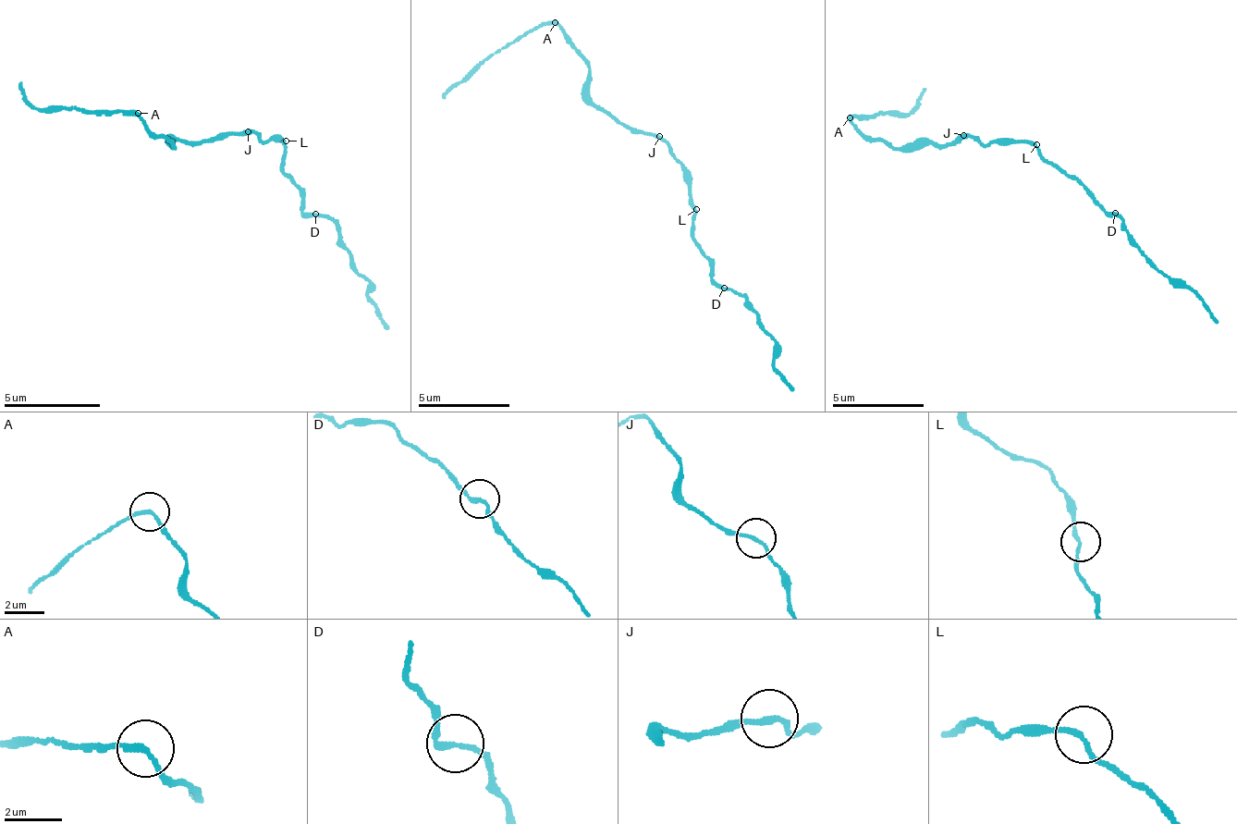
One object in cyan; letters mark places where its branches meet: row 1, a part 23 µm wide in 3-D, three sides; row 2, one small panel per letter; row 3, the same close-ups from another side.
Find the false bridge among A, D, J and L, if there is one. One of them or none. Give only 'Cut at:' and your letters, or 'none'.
Cut at: A

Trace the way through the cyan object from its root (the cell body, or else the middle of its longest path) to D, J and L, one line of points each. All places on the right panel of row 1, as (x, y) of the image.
D: (982, 144), (1033, 144), (1106, 213), (1115, 213)
J: (982, 144), (963, 135)
L: (982, 144), (1036, 144)

